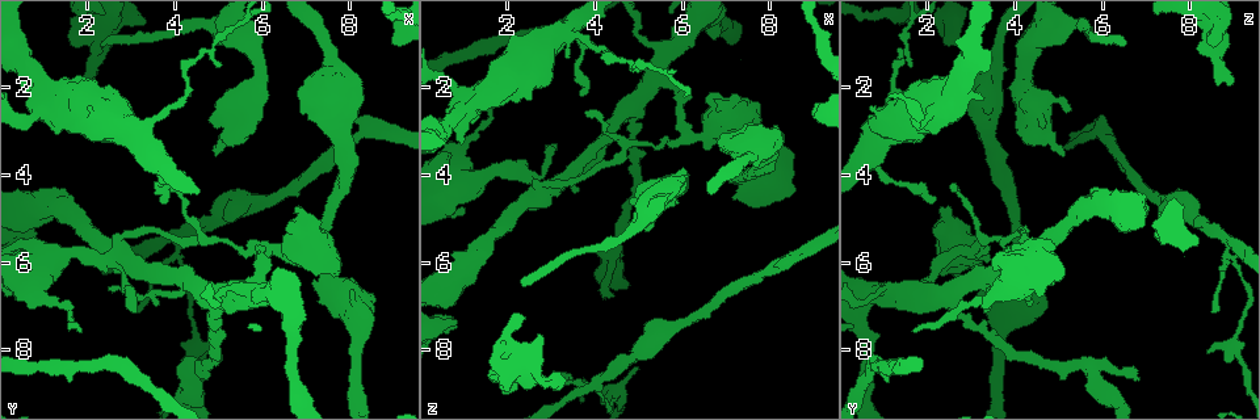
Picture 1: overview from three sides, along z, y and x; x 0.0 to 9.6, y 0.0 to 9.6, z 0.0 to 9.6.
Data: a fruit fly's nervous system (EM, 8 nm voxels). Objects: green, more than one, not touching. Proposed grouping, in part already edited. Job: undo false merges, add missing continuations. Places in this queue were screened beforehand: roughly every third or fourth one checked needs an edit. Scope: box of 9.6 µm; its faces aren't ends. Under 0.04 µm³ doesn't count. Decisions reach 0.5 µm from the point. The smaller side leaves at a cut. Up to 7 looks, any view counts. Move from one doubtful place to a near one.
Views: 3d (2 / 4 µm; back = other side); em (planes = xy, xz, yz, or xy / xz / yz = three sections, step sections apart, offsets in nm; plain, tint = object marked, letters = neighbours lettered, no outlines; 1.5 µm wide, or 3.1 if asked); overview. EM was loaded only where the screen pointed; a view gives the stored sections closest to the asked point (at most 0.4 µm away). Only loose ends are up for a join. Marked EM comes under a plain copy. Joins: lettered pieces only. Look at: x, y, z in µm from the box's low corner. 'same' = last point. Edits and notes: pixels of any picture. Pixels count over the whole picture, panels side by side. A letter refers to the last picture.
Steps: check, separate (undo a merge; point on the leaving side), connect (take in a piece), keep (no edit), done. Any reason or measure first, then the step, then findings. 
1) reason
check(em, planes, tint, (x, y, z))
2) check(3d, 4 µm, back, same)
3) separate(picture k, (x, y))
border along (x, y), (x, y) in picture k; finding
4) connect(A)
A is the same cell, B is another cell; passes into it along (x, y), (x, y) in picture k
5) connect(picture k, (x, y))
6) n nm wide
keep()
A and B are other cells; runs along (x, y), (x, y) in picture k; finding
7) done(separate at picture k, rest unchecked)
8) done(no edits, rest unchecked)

end of a long branch
check(em, yz, step 4, tint, (2.40, 1.00, 6.50))

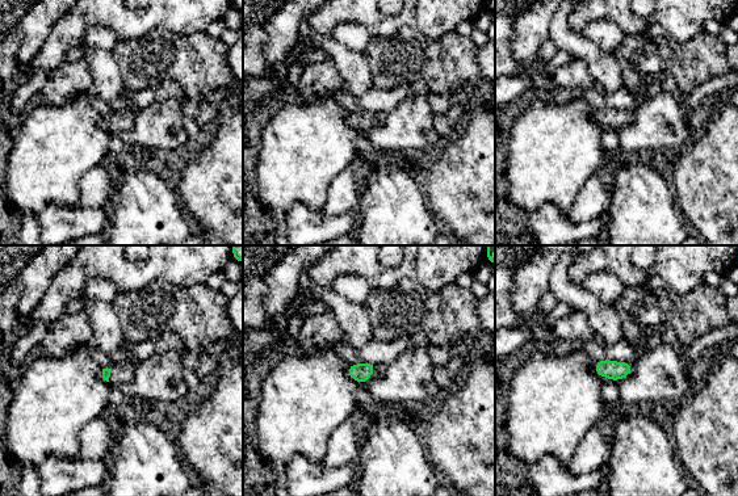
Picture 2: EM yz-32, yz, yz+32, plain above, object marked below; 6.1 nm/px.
another direction
check(em, planes, letters, same)

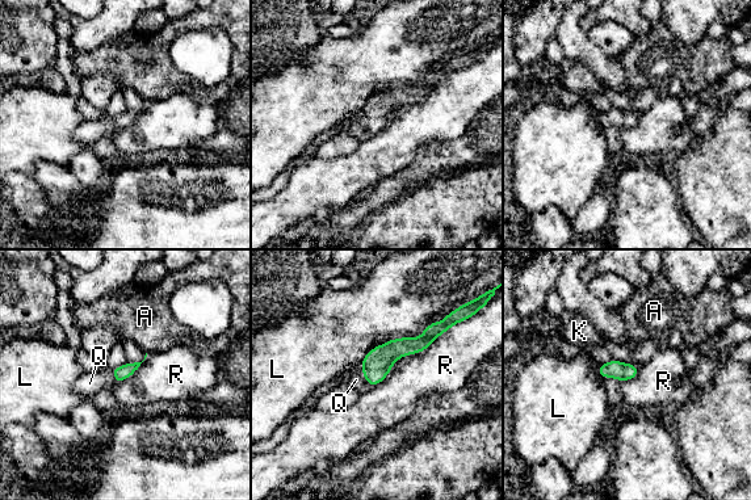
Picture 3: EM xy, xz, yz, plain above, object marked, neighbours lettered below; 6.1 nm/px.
R touches over 650 nm
connect(Q)
Q is the same cell, A, K, L and R are other cells; passes into it along (377, 364), (365, 378), (356, 379) in picture 3; it goes on there

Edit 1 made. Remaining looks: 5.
an open end
check(3d, 2 µm, (5.00, 3.50, 5.20))

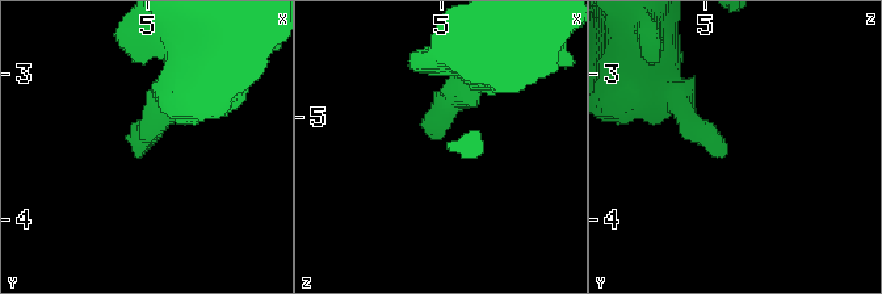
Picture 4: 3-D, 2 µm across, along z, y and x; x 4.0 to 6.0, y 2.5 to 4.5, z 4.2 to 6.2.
check(em, planes, letters, (4.98, 3.52, 5.16))

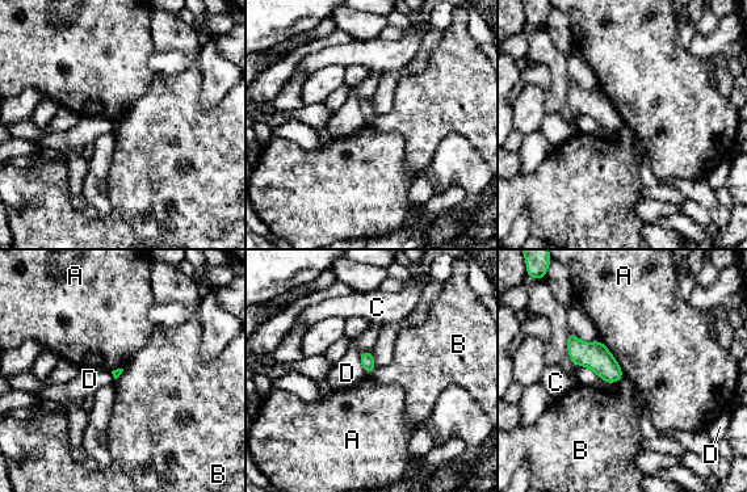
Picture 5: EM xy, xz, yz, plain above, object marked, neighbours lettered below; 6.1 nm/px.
keep()
A, B, C and D are other cells; border along (376, 368), (366, 375) in picture 5; none of them fits

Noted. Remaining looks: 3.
free end
check(3d, 2 µm, (1.85, 1.95, 9.05))

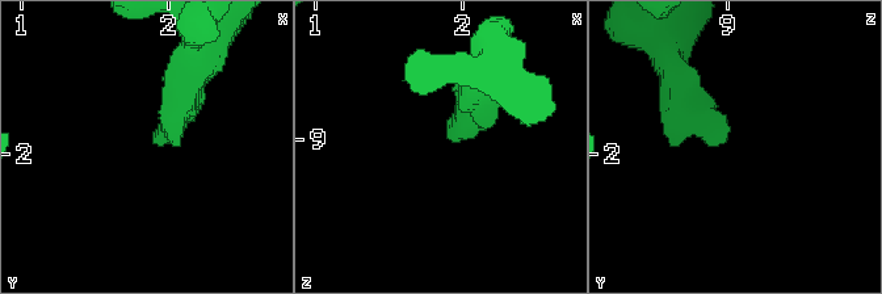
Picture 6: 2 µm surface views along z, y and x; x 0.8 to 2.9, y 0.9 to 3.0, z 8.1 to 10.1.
shape alone is not enough
check(em, xy, step 4, letters, (1.88, 1.90, 9.00))

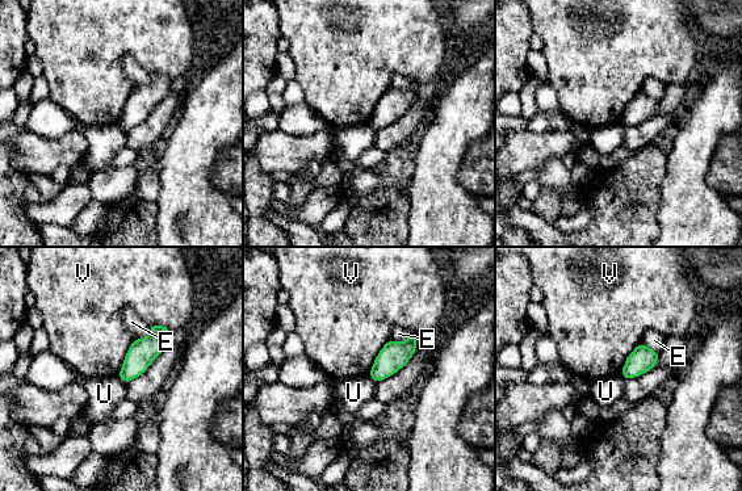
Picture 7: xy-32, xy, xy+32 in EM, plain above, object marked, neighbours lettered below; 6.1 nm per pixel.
another direction
check(em, planes, letters, same)

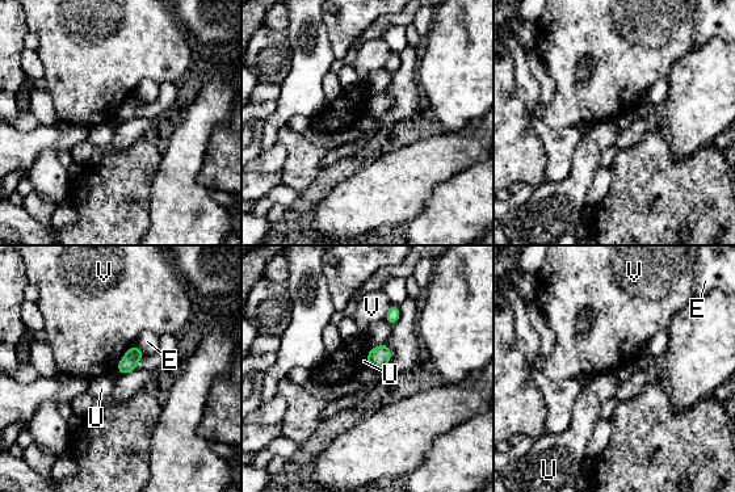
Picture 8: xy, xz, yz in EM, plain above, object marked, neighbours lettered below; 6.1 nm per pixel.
keep()
E, U and V are other cells; none of them fits

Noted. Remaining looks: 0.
done(connect at picture 3, rest unchecked)

